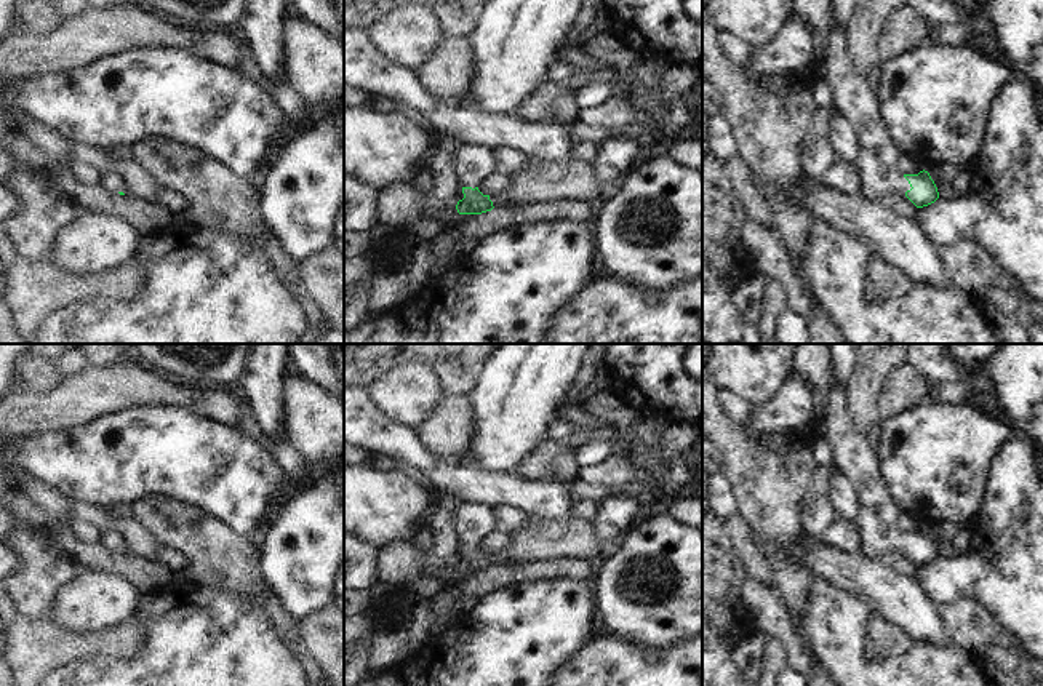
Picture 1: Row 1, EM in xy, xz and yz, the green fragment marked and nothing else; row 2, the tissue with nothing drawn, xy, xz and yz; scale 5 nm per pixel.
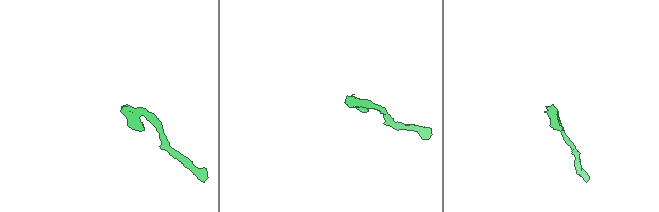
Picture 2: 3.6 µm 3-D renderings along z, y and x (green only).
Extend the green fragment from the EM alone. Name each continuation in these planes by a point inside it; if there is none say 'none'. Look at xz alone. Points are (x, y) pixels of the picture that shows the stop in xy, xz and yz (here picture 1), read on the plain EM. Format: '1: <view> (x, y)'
1: xz (474, 520)

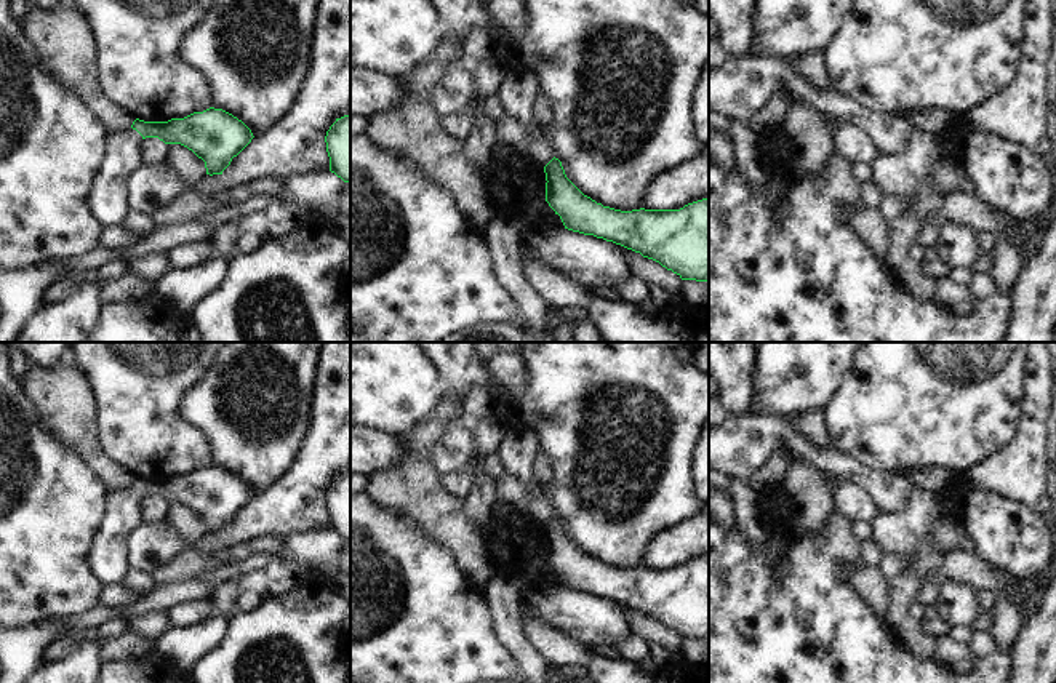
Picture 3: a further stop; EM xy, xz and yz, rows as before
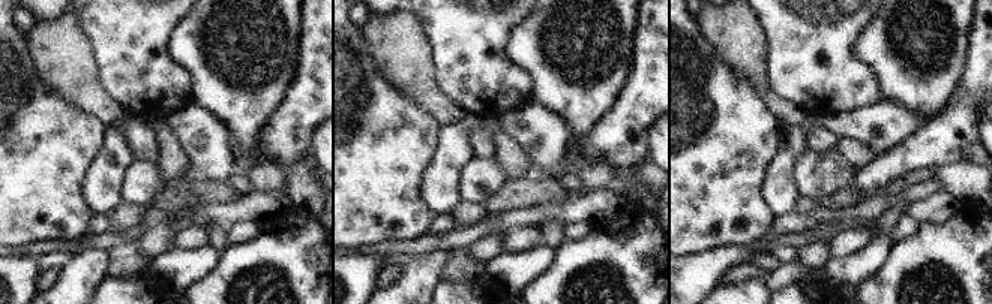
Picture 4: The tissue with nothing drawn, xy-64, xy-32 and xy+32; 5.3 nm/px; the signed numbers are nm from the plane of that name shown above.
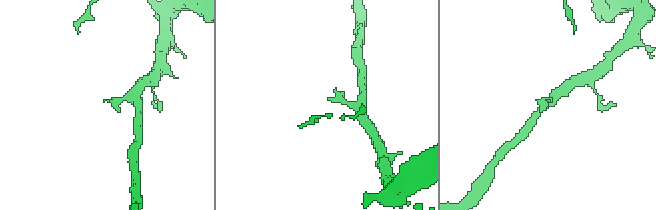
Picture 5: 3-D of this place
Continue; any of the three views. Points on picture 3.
1: xy (108, 560)

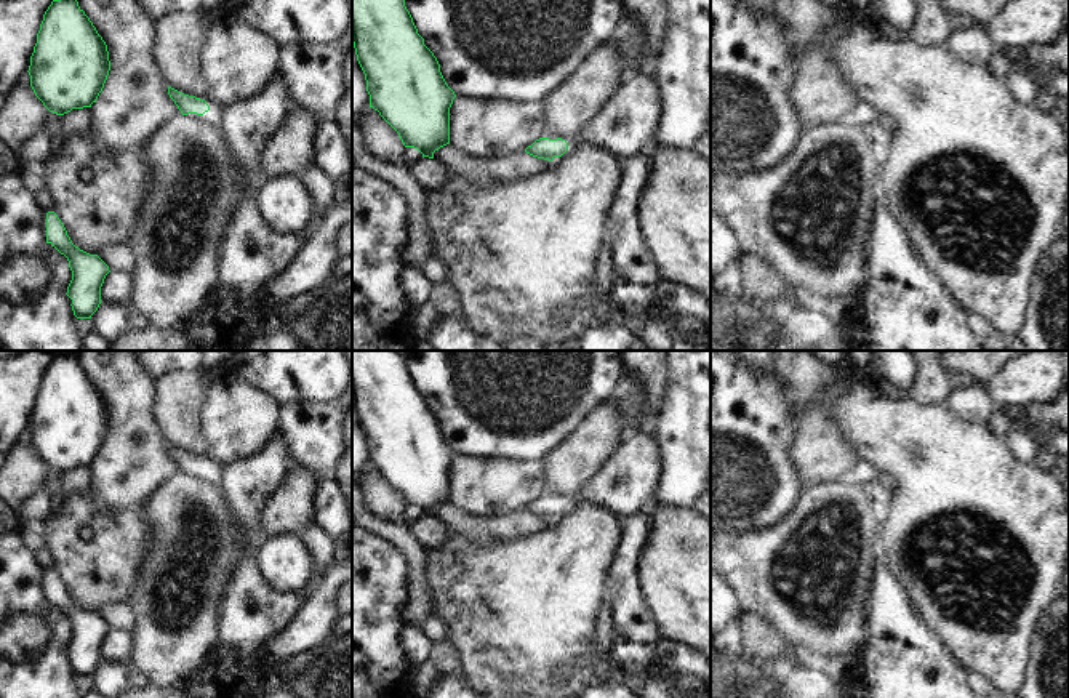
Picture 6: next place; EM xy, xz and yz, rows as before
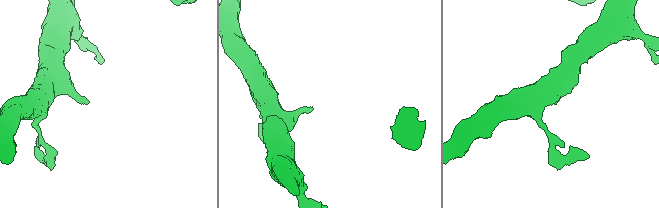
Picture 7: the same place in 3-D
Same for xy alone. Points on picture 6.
1: xy (215, 471)

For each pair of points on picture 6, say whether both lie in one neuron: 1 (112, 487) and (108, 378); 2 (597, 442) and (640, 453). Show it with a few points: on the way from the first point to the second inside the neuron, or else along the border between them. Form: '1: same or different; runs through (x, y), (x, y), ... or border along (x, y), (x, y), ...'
1: same; runs through (124, 460), (124, 405)
2: different; border along (624, 437), (592, 477)

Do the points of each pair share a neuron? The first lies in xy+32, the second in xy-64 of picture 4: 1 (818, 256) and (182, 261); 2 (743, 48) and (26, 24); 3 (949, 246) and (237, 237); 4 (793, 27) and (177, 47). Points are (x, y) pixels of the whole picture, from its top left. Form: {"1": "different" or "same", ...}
{"1": "different", "2": "different", "3": "different", "4": "different"}

